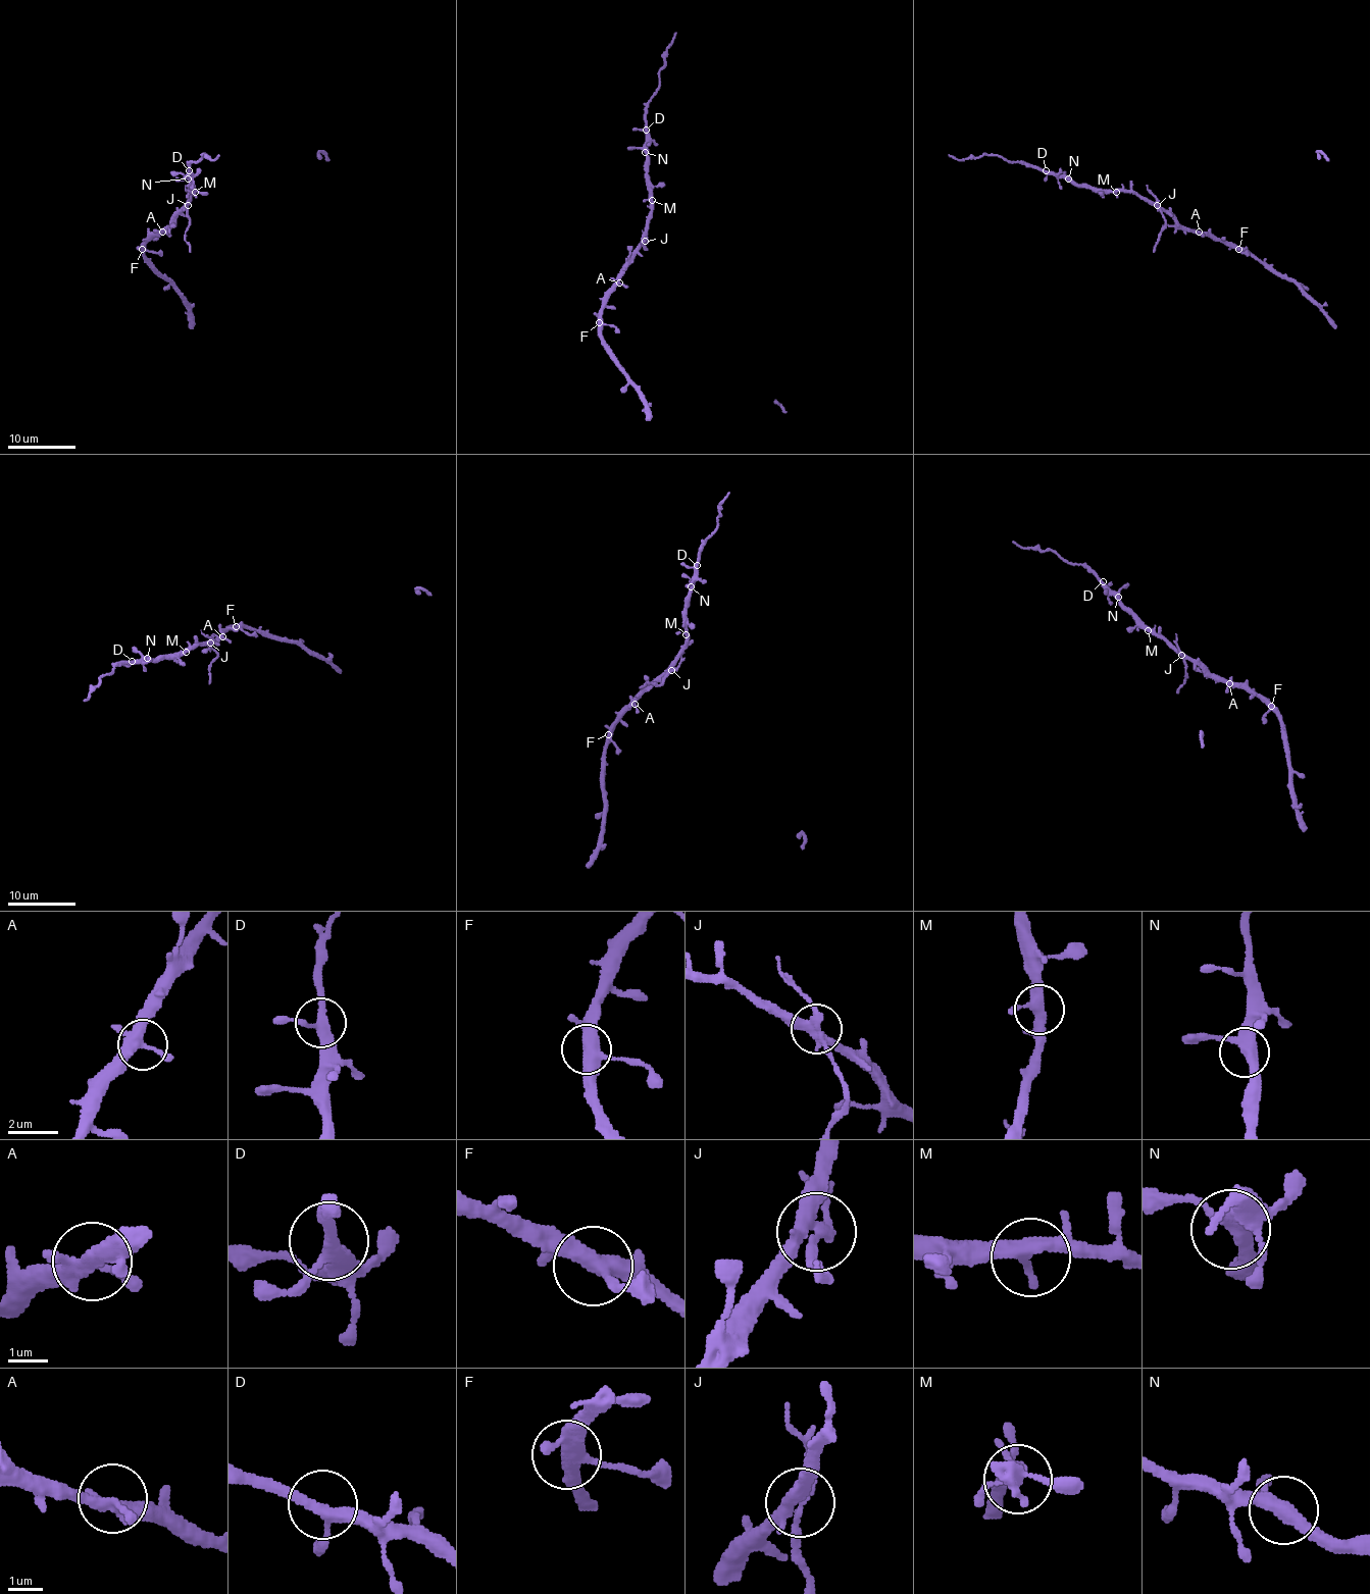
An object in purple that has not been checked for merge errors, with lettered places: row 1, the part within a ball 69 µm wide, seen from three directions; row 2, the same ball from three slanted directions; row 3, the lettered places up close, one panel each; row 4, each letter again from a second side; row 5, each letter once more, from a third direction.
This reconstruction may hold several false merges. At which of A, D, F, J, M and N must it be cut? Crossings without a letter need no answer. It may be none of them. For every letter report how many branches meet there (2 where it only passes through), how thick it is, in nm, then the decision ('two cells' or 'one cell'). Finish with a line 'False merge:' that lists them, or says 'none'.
A: 4 branches meet; 320 nm thick; one cell
D: 3 branches meet; 320 nm thick; one cell
F: 4 branches meet; 400 nm thick; one cell
J: 4 branches meet; 320 nm thick; two cells
M: 4 branches meet; 320 nm thick; one cell
N: 3 branches meet; 360 nm thick; one cell
False merge: J

